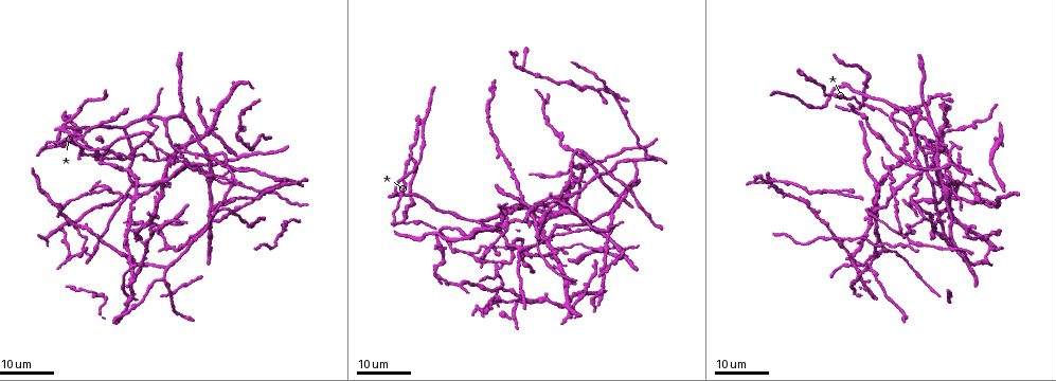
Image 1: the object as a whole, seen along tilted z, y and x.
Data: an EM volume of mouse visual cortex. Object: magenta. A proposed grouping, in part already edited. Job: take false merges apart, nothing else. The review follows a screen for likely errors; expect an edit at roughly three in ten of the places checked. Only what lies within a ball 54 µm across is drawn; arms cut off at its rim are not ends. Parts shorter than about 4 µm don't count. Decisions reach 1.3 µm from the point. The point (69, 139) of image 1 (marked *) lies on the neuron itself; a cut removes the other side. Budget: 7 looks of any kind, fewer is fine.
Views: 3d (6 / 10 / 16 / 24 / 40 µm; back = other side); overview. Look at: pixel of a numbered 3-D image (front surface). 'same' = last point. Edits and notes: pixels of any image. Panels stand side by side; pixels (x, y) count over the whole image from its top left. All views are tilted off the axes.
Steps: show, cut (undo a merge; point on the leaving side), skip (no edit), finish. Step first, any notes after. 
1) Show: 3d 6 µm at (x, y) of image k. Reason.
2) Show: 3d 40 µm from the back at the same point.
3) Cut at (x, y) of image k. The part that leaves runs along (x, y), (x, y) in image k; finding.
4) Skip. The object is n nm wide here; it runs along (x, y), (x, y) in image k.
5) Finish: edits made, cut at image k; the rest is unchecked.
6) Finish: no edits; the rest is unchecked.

Show: 3d 16 µm at (848, 253) of image 1.

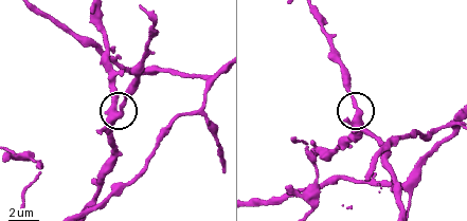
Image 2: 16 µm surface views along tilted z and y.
Show: 3d 6 µm at (361, 110) of image 2.

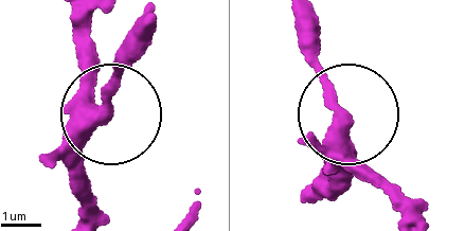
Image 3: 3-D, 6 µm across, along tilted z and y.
Skip. One neuron here.

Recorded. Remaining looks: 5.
Show: 3d 16 µm at (194, 162) of image 1. Three arms meet.

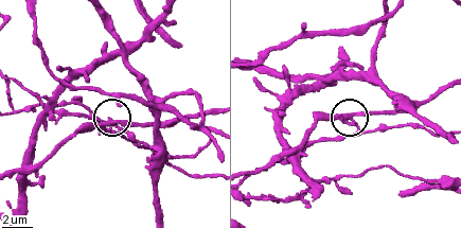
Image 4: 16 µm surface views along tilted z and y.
Show: 3d 6 µm at (113, 123) of image 4.

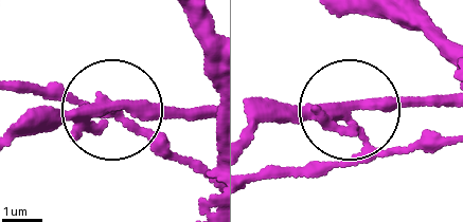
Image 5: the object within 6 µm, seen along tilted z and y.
Cut at (55, 89) of image 5. The object is 270 nm wide here; two neurons meet here.

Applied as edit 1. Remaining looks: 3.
Show: overview.

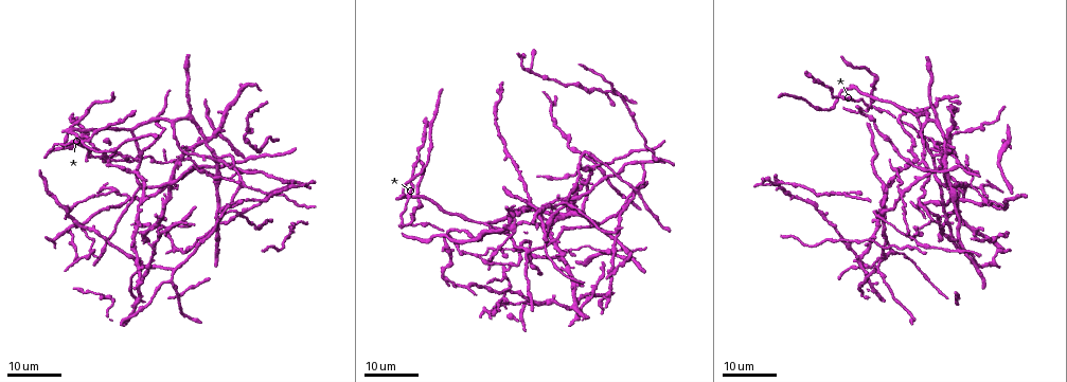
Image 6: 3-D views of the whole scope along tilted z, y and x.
Show: 3d 24 µm at (920, 229) of image 6. Three-way junction.

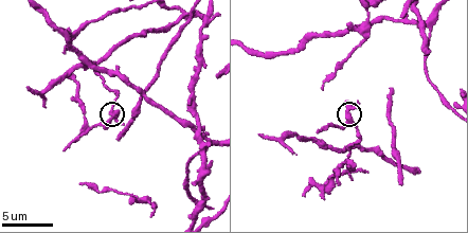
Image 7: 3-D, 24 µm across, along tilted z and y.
Show: 3d 10 µm at (110, 111) of image 7.

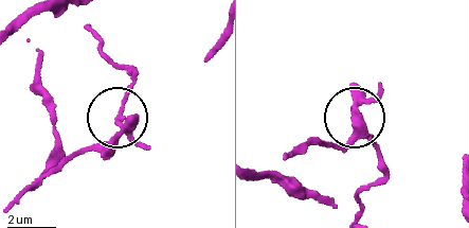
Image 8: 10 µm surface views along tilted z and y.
Cut at (123, 100) of image 8. The part that leaves runs along (358, 105), (380, 178), (357, 216) in image 8; two neurons meet here.

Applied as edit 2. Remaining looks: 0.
Finish: edits made, cut at image 5, cut at image 8; the rest is unchecked.

